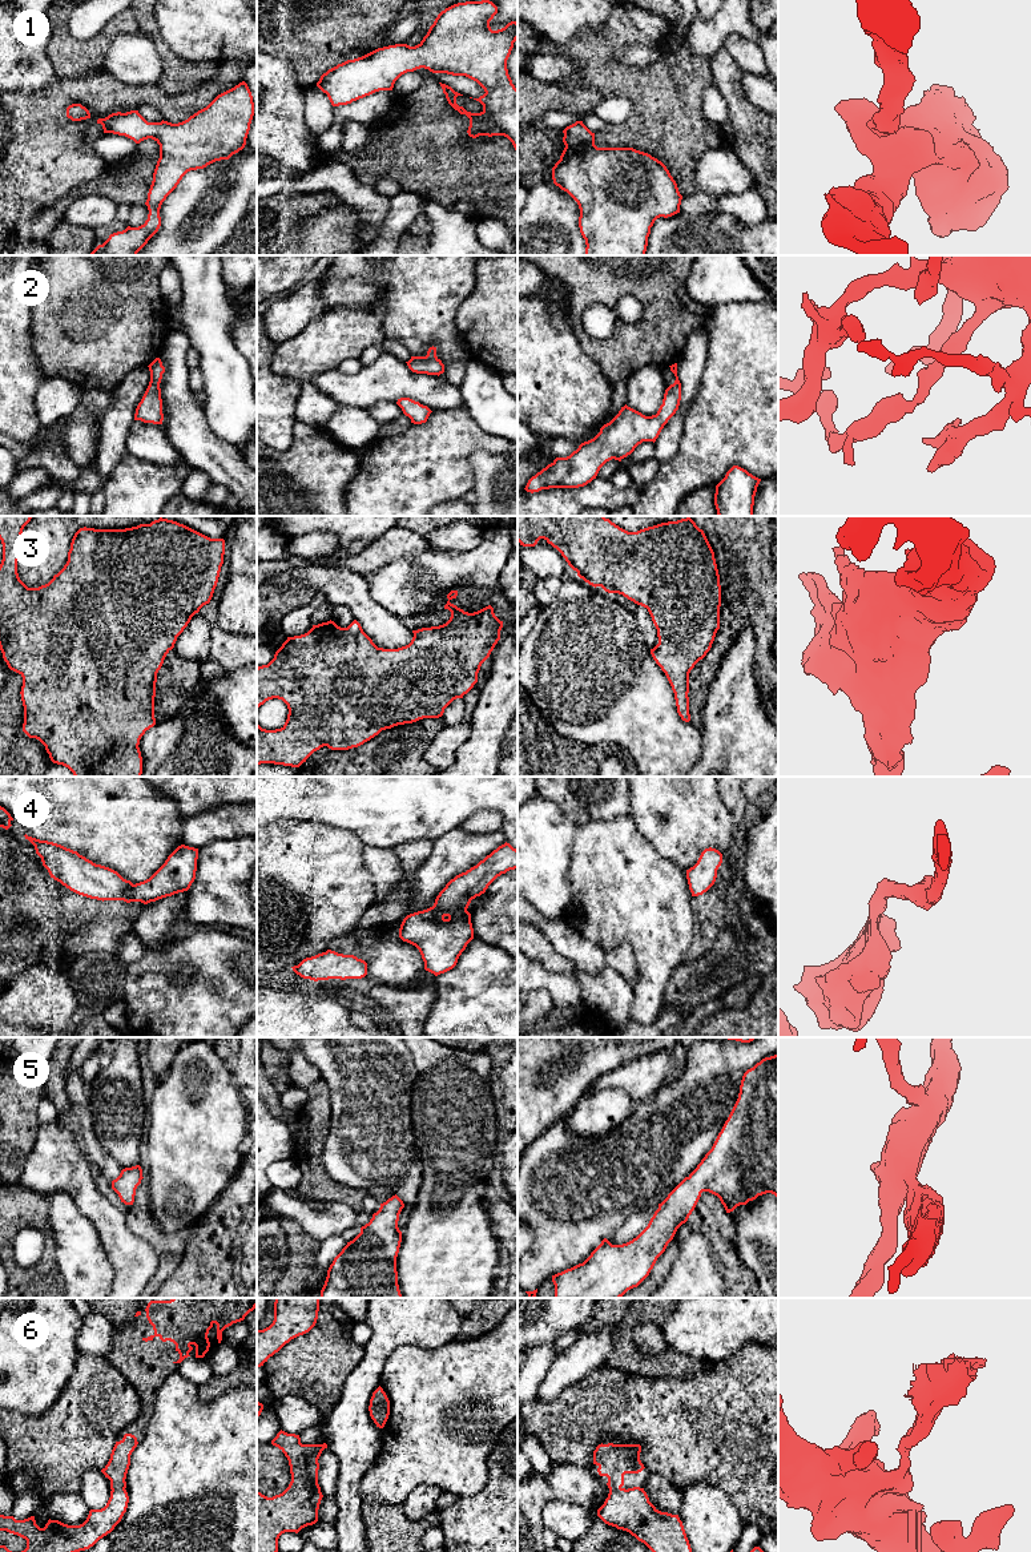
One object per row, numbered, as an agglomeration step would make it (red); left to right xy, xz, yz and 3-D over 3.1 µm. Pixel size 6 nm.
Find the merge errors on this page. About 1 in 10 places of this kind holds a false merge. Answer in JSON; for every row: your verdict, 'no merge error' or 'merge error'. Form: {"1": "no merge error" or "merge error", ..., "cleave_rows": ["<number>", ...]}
{"1": "no merge error", "2": "no merge error", "3": "no merge error", "4": "no merge error", "5": "no merge error", "6": "no merge error", "cleave_rows": []}

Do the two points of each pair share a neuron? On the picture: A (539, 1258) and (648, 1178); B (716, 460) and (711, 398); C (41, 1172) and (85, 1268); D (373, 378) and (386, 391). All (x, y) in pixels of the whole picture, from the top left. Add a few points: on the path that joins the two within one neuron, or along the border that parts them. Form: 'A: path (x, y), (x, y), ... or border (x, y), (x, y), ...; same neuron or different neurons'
A: path (567, 1234), (620, 1181); same neuron
B: path (716, 444), (716, 414); same neuron
C: border (48, 1194), (65, 1193), (79, 1210); different neurons
D: path (377, 381), (383, 387); same neuron

